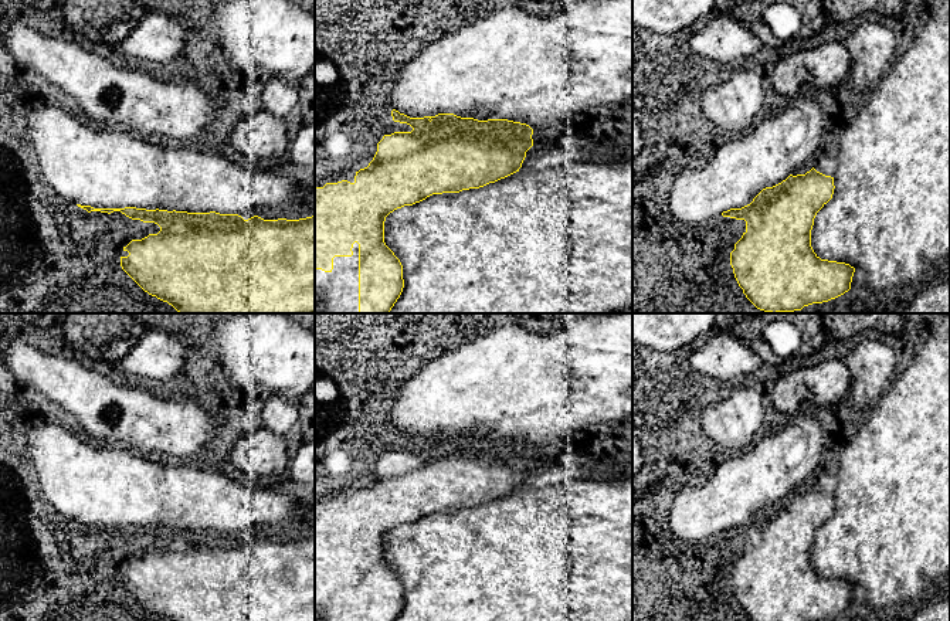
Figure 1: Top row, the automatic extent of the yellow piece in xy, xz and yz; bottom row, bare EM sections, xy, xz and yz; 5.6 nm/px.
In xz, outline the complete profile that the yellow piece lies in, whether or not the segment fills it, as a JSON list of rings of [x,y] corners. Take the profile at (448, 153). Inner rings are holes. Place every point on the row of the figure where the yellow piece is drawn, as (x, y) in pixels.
[[[393,109],[394,122],[407,123],[411,132],[384,135],[367,167],[356,172],[354,181],[342,180],[315,187],[315,269],[332,272],[335,257],[352,257],[353,244],[359,244],[359,313],[389,313],[400,298],[404,279],[403,265],[384,242],[386,217],[397,208],[413,206],[432,194],[459,193],[479,189],[505,179],[522,167],[526,152],[533,146],[533,129],[508,119],[478,121],[454,113],[410,118]]]

